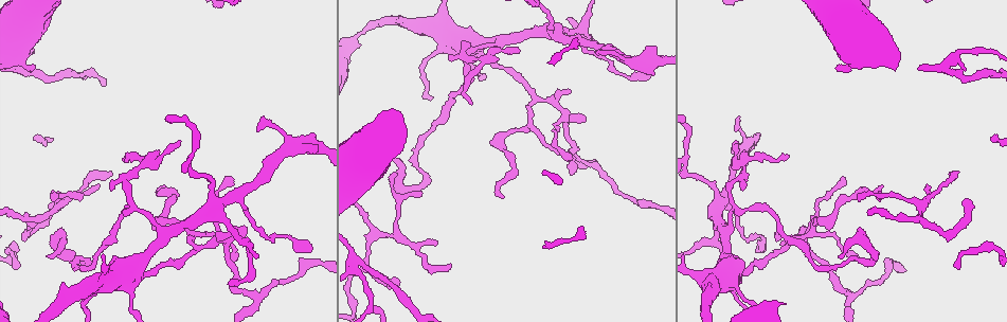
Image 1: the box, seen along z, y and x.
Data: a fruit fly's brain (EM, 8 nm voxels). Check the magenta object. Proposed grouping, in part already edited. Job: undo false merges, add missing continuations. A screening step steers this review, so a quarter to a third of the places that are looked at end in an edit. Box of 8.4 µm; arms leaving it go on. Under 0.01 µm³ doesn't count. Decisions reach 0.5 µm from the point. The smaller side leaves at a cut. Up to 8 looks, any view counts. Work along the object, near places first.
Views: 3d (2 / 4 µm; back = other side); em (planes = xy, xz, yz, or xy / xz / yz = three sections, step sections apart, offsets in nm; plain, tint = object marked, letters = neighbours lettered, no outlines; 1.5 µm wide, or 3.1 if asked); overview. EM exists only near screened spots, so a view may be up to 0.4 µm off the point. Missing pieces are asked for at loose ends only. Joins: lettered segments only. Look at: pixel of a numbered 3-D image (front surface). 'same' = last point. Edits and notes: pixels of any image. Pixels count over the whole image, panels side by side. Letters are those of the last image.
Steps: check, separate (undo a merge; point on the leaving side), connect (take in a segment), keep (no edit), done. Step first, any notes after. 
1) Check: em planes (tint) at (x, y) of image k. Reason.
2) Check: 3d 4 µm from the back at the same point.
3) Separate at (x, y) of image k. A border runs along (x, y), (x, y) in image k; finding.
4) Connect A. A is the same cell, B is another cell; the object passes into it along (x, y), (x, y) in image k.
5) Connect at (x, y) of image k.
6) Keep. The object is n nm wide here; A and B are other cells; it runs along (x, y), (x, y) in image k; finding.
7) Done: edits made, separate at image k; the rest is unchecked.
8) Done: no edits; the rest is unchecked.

Check: 3d 2 µm from the back at (965, 200) of image 1. Free end.

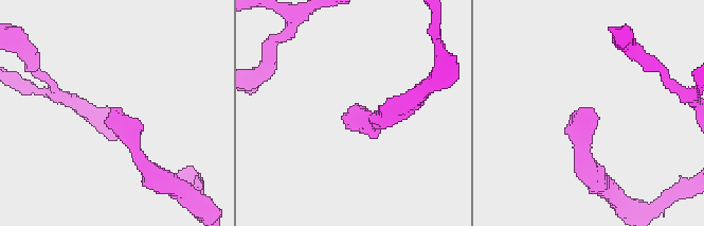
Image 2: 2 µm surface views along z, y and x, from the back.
Check: em planes (letters) at (592, 116) of image 2. Shape alone is not enough.

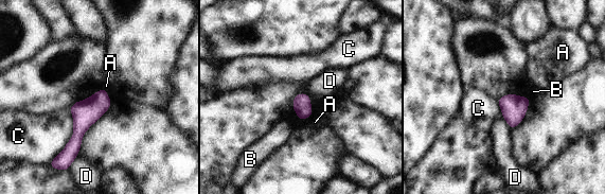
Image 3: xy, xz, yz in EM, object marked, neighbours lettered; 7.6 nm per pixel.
Keep. A, B, C and D are other cells; a border runs along (501, 113), (512, 129) in image 3; none of them fits.

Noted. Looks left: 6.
Check: 3d 4 µm at (109, 188) of image 1. An open end.

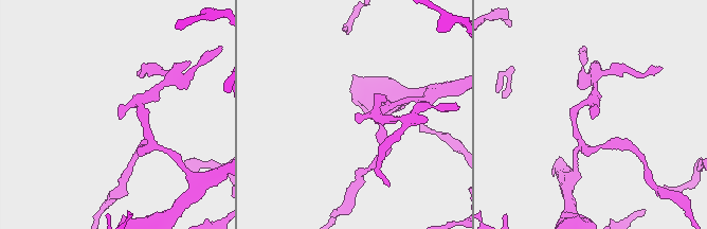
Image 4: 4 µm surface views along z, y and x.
Check: em xz step 4 (letters) at (593, 119) of image 4.

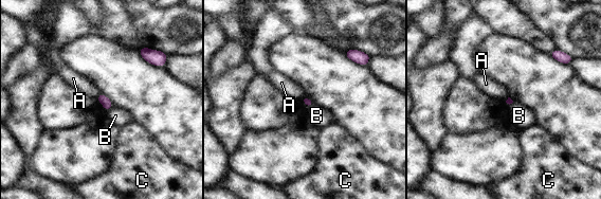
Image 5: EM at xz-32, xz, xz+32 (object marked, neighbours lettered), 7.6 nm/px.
Keep. A, B and C are other cells; a border runs along (99, 92), (95, 97) in image 5; none of them fits.

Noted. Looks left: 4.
Check: 3d 4 µm at (228, 282) of image 1. Thin end.

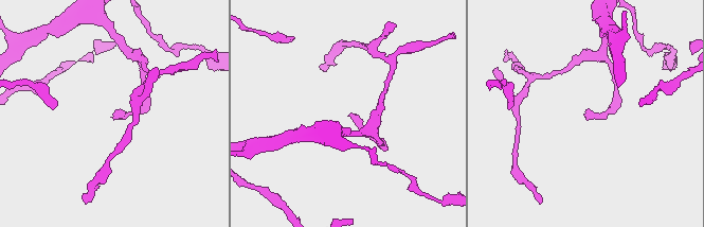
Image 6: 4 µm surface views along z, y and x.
Check: em planes (letters) at (115, 117) of image 6.

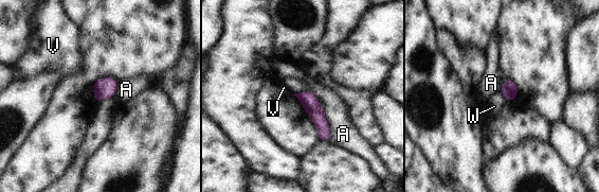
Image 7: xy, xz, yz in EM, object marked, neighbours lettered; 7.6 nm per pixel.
Keep. A, V and W are other cells; it runs along (298, 96), (314, 110), (326, 138) in image 7; none of them fits.

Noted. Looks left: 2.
Done: no edits; the rest is unchecked.

